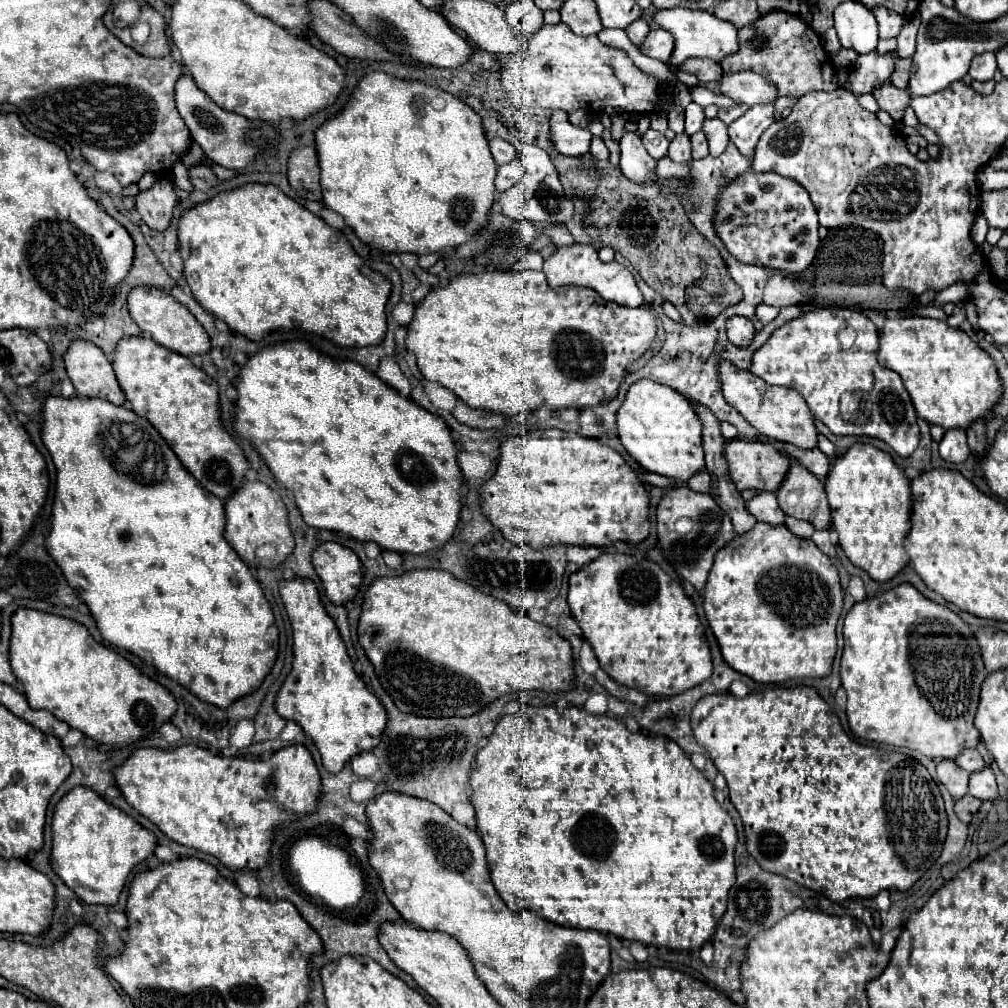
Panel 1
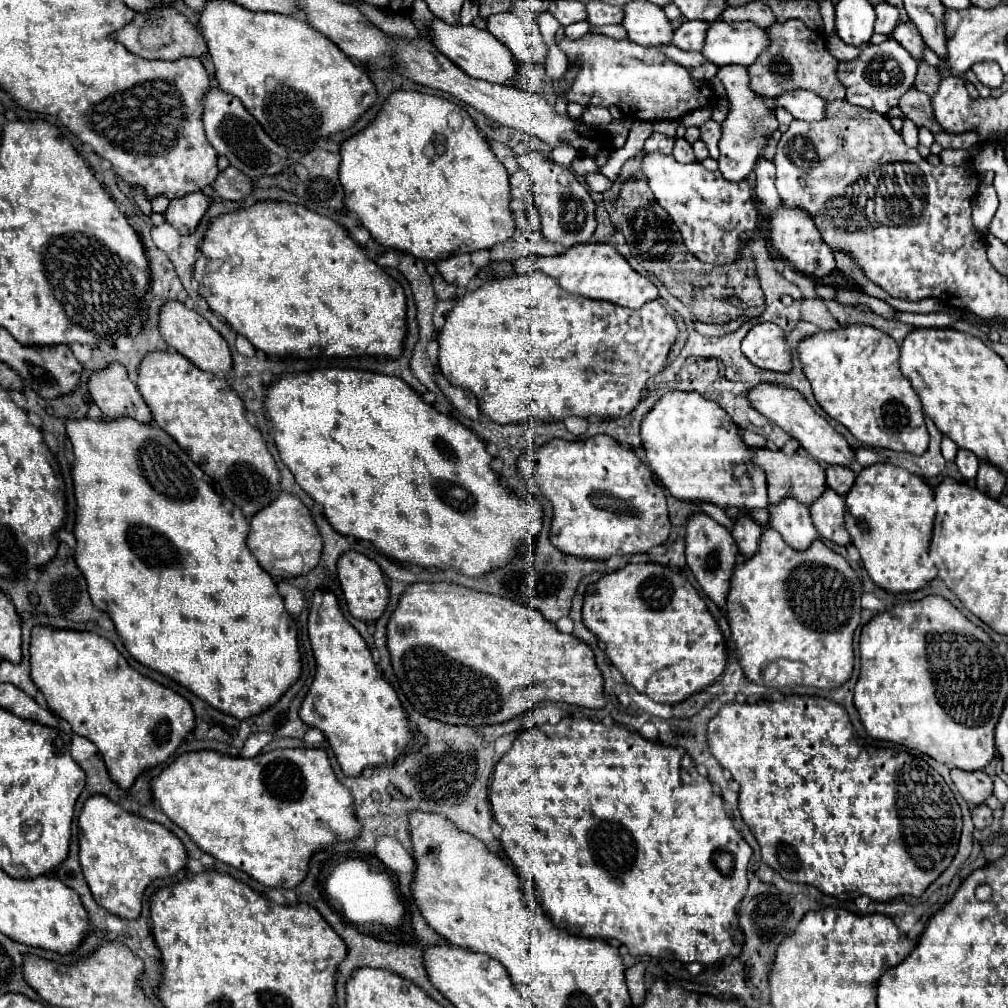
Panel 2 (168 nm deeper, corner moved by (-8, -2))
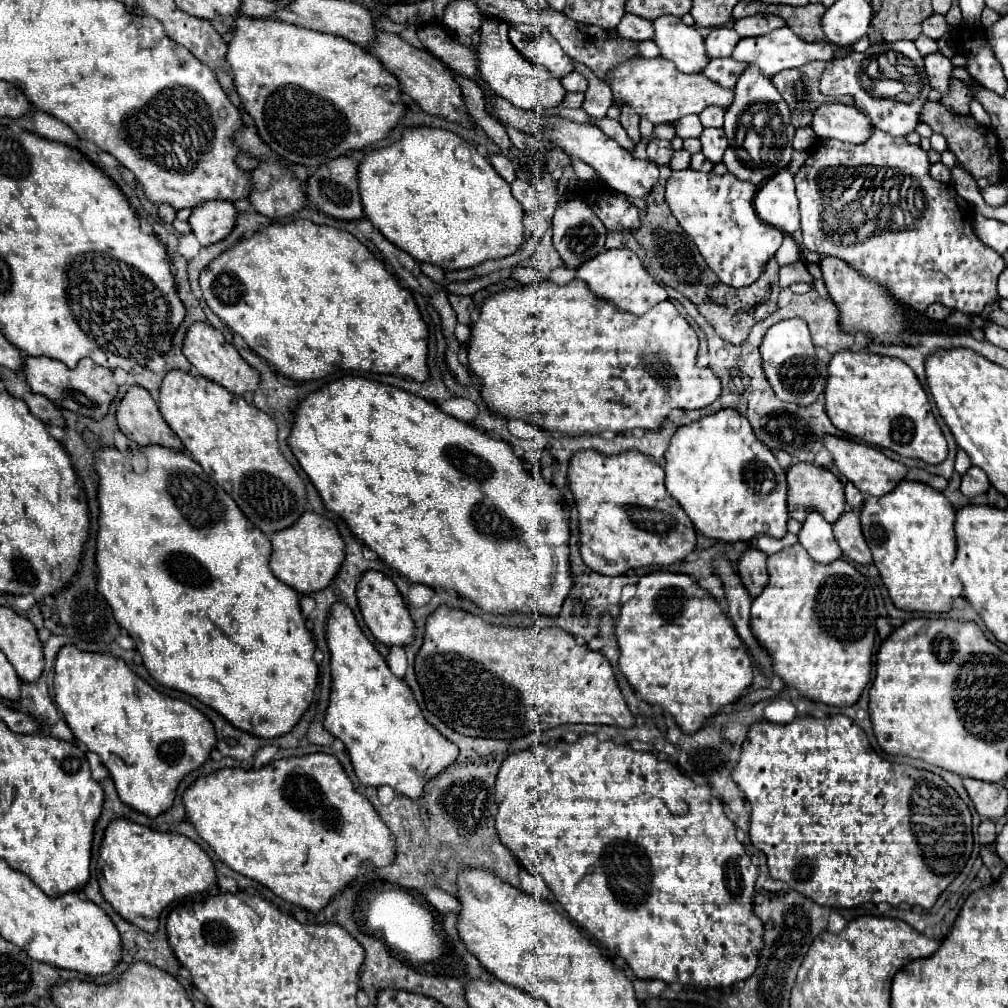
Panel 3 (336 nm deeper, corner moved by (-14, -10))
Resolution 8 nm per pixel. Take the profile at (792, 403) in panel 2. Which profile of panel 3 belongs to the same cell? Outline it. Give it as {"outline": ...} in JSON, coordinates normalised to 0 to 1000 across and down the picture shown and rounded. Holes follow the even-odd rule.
{"outline":[[[819,431],[815,435],[815,440],[817,444],[825,450],[825,458],[827,462],[857,490],[863,490],[863,492],[877,492],[879,488],[883,488],[889,478],[897,476],[899,474],[899,462],[889,458],[889,456],[883,456],[879,454],[873,446],[865,444],[865,442],[859,442],[859,440],[853,440],[853,438],[847,438],[847,437],[839,437],[839,435],[833,435],[833,433],[825,433],[825,431]]]}

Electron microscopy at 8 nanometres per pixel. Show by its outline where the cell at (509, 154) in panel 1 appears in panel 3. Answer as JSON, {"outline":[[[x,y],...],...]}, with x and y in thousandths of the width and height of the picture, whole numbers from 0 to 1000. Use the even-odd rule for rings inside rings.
{"outline":[[[486,153],[484,159],[486,159],[486,163],[492,167],[492,171],[494,171],[504,183],[508,183],[508,181],[512,179],[512,173],[510,173],[510,169],[508,169],[508,163],[506,163],[506,159],[504,159],[500,153]]]}

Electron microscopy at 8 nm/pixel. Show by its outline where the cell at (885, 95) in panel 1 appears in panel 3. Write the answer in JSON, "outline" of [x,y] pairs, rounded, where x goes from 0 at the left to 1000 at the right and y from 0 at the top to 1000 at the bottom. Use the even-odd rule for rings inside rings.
{"outline":[[[921,99],[913,111],[913,121],[921,123],[927,131],[935,133],[940,141],[940,147],[948,153],[950,165],[958,167],[966,177],[984,177],[984,181],[994,181],[994,155],[992,155],[992,139],[986,129],[980,125],[972,125],[964,115],[952,115],[938,109],[931,99]]]}

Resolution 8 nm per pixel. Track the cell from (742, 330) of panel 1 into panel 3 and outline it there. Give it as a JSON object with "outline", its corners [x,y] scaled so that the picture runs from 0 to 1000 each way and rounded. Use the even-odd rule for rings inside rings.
{"outline":[[[796,315],[776,317],[768,321],[754,341],[754,357],[760,375],[774,397],[798,403],[806,401],[817,389],[819,367],[813,371],[810,365],[810,345],[806,343],[802,323]]]}

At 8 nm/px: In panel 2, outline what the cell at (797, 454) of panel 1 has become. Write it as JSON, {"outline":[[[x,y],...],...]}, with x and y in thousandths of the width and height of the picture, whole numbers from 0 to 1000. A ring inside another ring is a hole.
{"outline":[[[821,462],[819,474],[821,474],[821,482],[827,488],[831,488],[833,492],[839,492],[849,476],[849,470],[847,470],[847,466],[837,464],[837,462]]]}

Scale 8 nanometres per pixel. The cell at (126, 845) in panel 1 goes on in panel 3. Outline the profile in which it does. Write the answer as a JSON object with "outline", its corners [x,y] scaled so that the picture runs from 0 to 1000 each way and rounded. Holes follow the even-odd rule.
{"outline":[[[113,812],[103,823],[97,857],[97,875],[105,895],[143,925],[155,925],[157,909],[171,893],[204,885],[214,877],[206,847],[188,831],[175,825],[155,825],[127,812]]]}

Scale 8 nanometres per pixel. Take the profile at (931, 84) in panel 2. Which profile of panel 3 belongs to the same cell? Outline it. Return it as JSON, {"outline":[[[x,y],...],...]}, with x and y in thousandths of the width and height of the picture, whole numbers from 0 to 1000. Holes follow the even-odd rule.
{"outline":[[[942,77],[940,81],[942,89],[938,95],[933,95],[933,103],[937,101],[937,105],[940,105],[940,109],[944,109],[946,113],[960,113],[960,105],[962,105],[962,89],[958,87],[958,83],[954,79]]]}

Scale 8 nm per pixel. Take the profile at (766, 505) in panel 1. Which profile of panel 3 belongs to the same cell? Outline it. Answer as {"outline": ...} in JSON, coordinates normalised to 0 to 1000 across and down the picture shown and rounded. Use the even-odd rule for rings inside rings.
{"outline":[[[802,508],[800,516],[796,518],[796,524],[792,528],[792,538],[798,542],[798,546],[808,558],[819,560],[829,554],[835,554],[835,546],[831,544],[825,530],[825,520],[821,520],[810,508]]]}

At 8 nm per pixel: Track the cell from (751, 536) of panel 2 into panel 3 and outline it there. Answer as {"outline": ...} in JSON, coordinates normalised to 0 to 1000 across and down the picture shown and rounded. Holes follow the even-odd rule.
{"outline":[[[742,544],[736,554],[732,556],[732,569],[738,577],[738,581],[742,583],[744,591],[748,593],[750,589],[754,589],[756,581],[762,577],[762,567],[760,567],[760,550],[750,546],[750,544]]]}

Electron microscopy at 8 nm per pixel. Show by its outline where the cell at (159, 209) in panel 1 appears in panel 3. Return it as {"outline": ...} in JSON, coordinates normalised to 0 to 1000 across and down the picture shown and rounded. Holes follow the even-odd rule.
{"outline":[[[206,198],[190,206],[187,222],[198,244],[208,244],[226,234],[234,218],[234,206],[224,198]]]}

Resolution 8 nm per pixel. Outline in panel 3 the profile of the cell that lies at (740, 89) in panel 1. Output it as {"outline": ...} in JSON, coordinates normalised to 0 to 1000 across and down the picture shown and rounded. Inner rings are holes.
{"outline":[[[813,103],[806,113],[806,129],[813,137],[857,141],[865,123],[853,109],[837,103]]]}

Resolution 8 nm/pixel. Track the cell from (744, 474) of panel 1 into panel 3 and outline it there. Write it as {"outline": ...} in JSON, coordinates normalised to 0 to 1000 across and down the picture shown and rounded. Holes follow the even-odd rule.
{"outline":[[[792,458],[780,464],[780,474],[782,474],[782,510],[784,514],[796,518],[798,510],[802,510],[802,506],[808,506],[808,508],[813,508],[815,514],[825,520],[839,506],[837,480],[823,466],[810,462],[810,460]]]}

